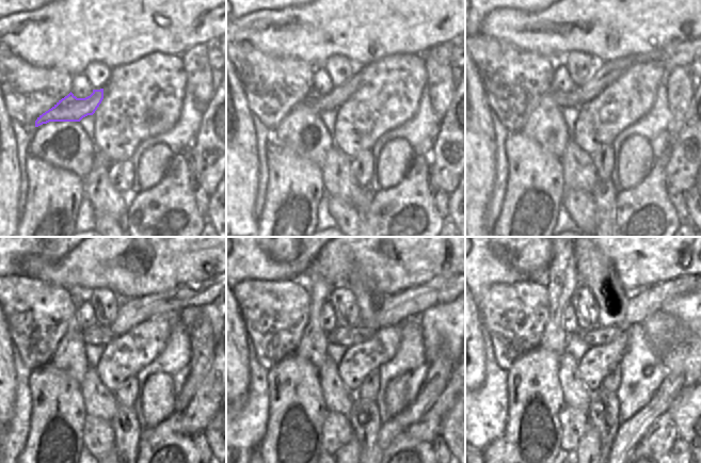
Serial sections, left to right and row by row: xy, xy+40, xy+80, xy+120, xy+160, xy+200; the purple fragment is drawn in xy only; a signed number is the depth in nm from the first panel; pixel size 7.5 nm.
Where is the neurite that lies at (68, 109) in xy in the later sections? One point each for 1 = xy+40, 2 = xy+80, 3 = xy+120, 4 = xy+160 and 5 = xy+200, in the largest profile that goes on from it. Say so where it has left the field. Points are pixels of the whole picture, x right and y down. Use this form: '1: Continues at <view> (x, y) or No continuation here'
1: Continues at xy+40 (331, 101)
2: Continues at xy+80 (679, 53)
3: Continues at xy+120 (132, 312)
4: Continues at xy+160 (397, 308)
5: Continues at xy+200 (641, 305).

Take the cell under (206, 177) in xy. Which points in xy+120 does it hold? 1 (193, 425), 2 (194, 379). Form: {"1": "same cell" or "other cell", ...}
{"1": "same cell", "2": "other cell"}

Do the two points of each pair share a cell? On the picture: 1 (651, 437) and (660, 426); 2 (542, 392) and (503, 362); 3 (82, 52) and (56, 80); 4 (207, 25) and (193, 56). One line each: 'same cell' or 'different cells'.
1: same cell
2: different cells
3: different cells
4: different cells

